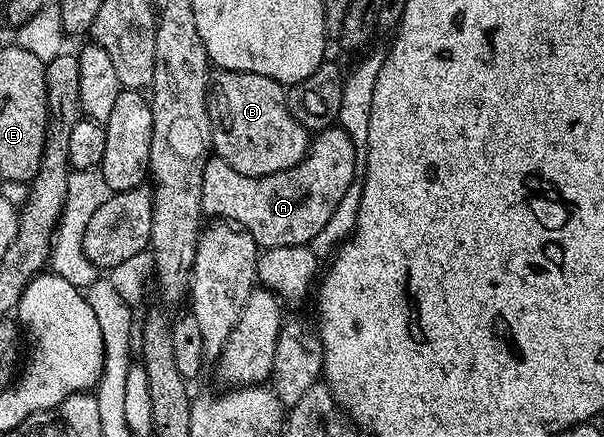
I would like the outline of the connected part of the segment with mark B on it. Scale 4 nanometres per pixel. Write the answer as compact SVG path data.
M214 69L210 72L210 86L206 88L206 108L210 118L210 146L213 154L222 159L236 173L241 175L275 175L284 169L292 169L306 156L306 149L312 139L298 124L296 117L286 104L287 88L267 75L257 75L247 71L224 71Z

